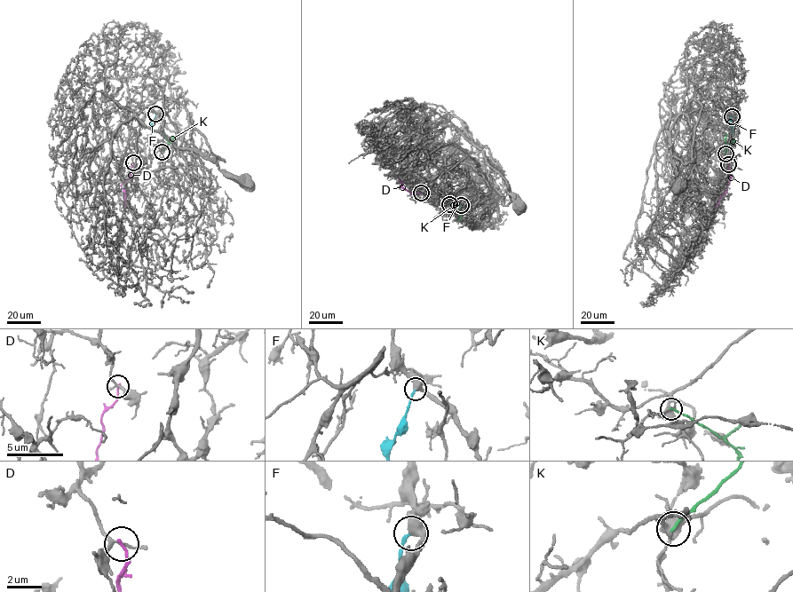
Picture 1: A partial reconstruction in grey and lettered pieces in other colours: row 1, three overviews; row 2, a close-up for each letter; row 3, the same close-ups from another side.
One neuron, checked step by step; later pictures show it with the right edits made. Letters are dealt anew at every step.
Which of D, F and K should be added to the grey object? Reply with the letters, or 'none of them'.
F

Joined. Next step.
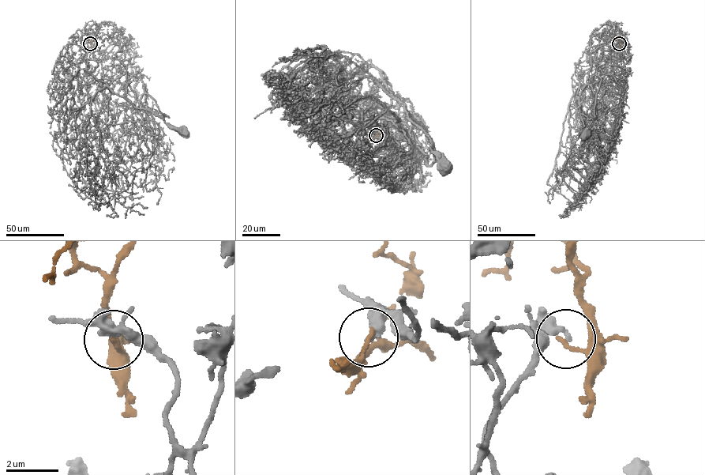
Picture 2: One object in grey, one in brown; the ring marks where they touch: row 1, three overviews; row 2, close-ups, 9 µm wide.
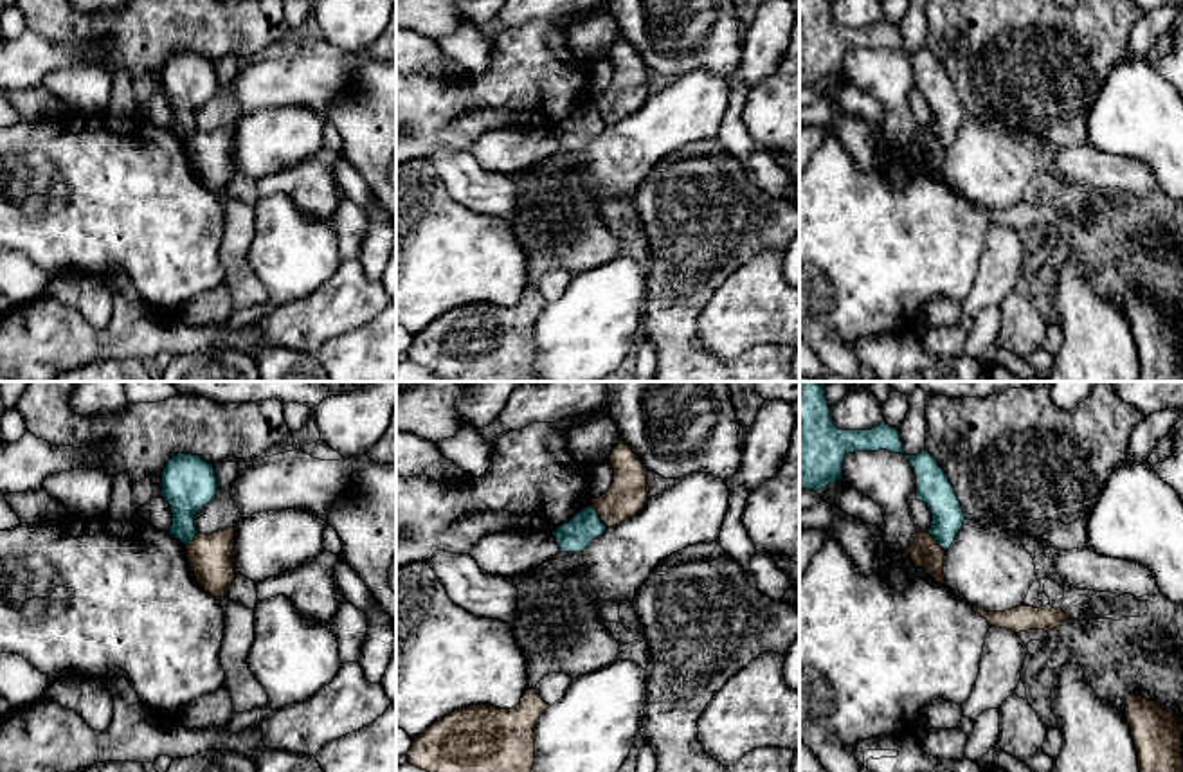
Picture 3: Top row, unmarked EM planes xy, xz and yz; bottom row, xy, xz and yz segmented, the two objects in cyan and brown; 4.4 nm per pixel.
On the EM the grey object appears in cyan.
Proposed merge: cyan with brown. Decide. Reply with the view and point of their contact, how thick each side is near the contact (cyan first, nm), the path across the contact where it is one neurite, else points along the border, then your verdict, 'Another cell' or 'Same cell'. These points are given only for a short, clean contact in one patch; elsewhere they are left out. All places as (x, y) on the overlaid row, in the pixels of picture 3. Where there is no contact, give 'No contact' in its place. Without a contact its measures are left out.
Touches cyan at xz (598, 517). Thickness 140 nm (cyan) against 170 nm. Boundary: xz (591, 506), (607, 526). Another cell

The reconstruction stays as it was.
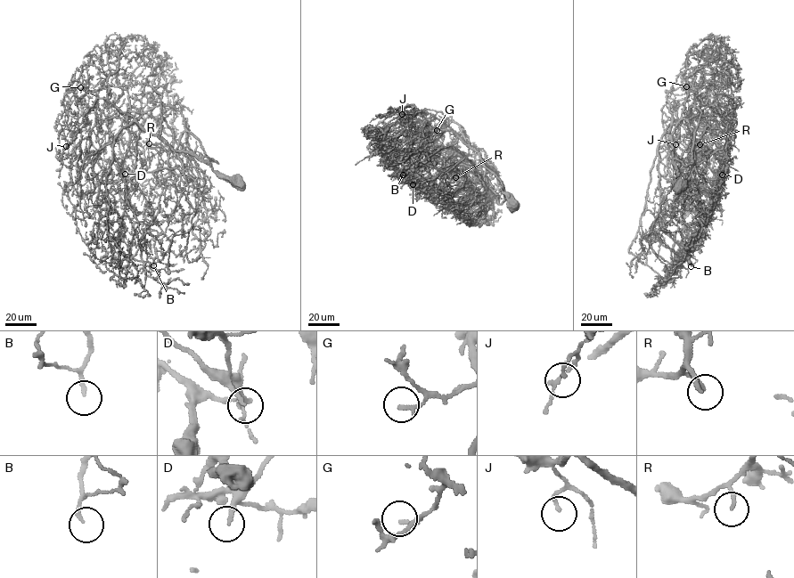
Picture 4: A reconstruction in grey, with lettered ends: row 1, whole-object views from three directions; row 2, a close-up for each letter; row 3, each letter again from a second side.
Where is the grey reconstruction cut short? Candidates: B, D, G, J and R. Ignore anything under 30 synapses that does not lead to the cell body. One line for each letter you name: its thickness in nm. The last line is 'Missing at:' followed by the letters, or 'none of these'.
B: 140 nm
D: 160 nm
Missing at: B, D

